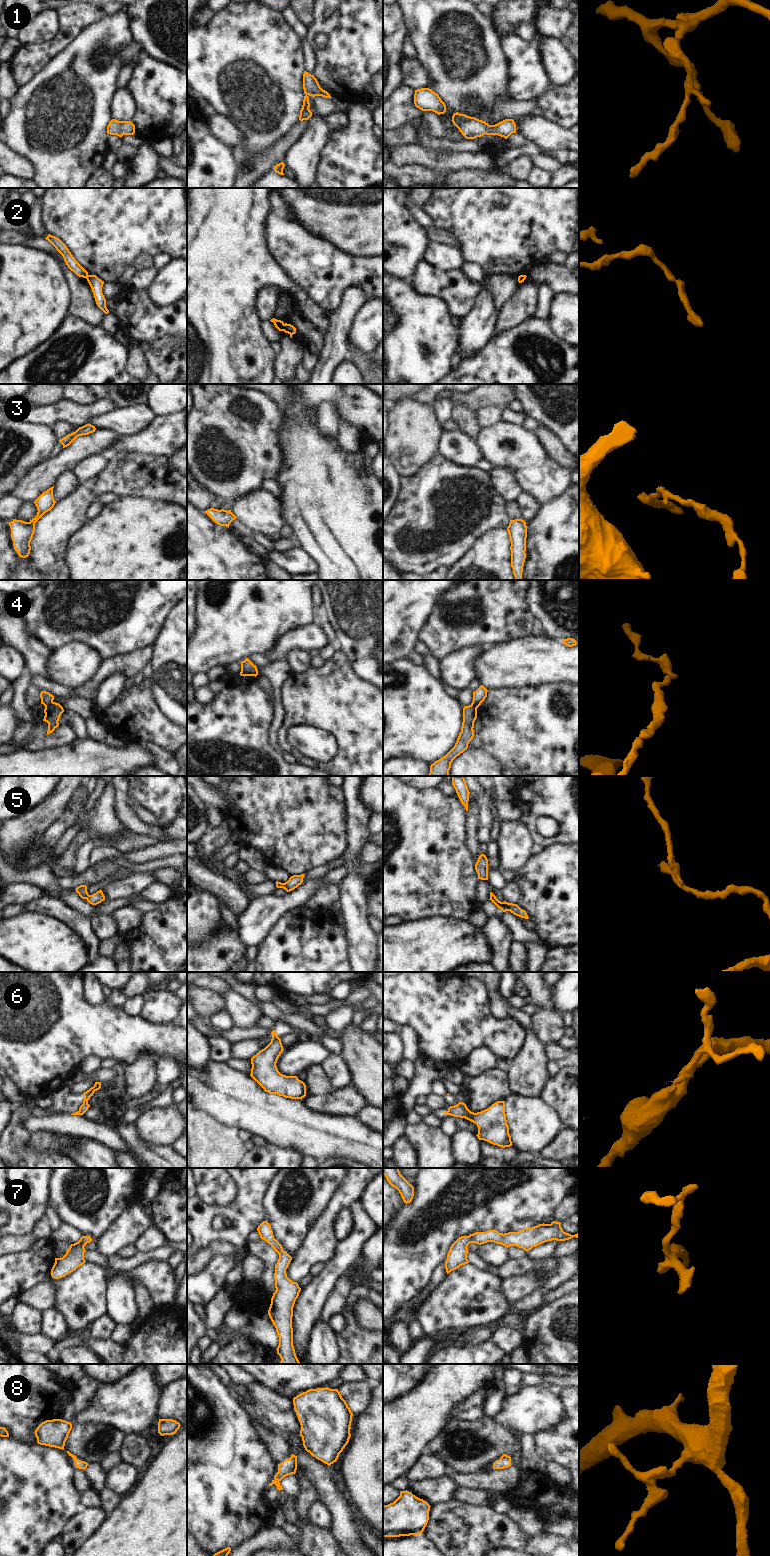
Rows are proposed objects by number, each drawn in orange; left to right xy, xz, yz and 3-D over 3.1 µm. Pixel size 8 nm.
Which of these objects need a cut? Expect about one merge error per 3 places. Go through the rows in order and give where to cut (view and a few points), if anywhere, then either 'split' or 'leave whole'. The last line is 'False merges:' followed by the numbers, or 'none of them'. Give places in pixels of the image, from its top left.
1: no cut | leave whole
2: xz (283, 324), (284, 330) | split
3: no cut | leave whole
4: xy (53, 702), (45, 707) | split
5: no cut | leave whole
6: xy (83, 1102), (87, 1103) | split
7: no cut | leave whole
8: no cut | leave whole
False merges: 2, 4, 6

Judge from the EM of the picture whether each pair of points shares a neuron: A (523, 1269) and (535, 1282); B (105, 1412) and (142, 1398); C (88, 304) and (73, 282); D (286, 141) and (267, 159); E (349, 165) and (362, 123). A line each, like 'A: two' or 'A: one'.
A: two
B: one
C: one
D: one
E: one

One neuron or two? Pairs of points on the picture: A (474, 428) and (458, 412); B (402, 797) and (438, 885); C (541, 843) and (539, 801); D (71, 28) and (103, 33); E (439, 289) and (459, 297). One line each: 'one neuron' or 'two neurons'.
A: one neuron
B: one neuron
C: one neuron
D: two neurons
E: one neuron

